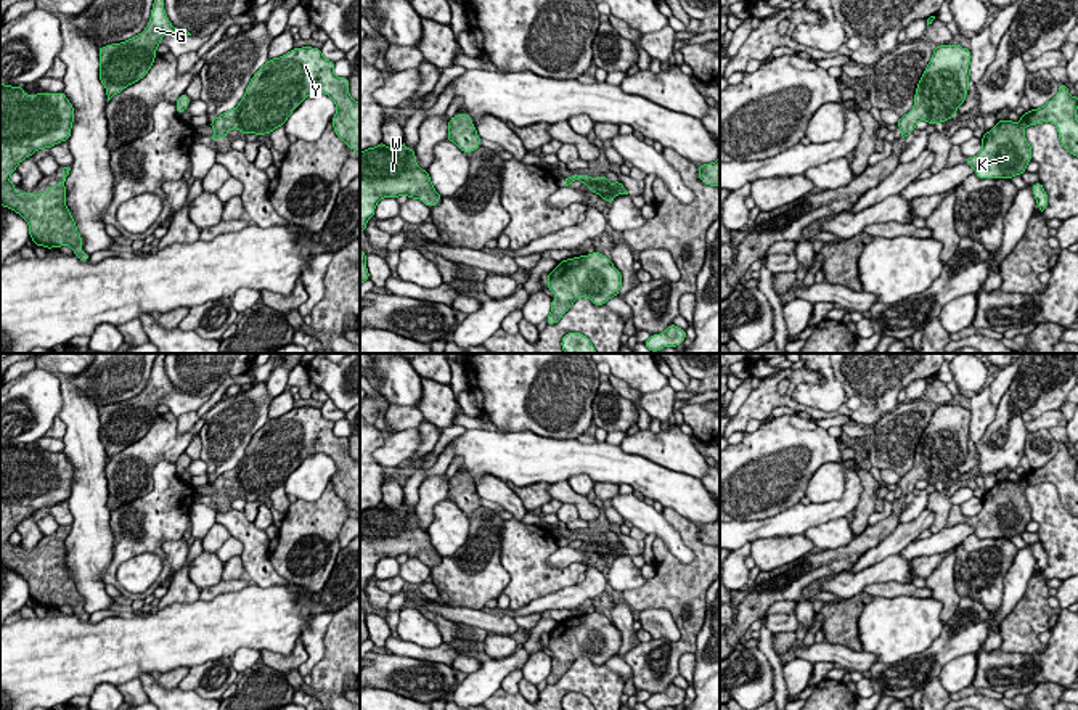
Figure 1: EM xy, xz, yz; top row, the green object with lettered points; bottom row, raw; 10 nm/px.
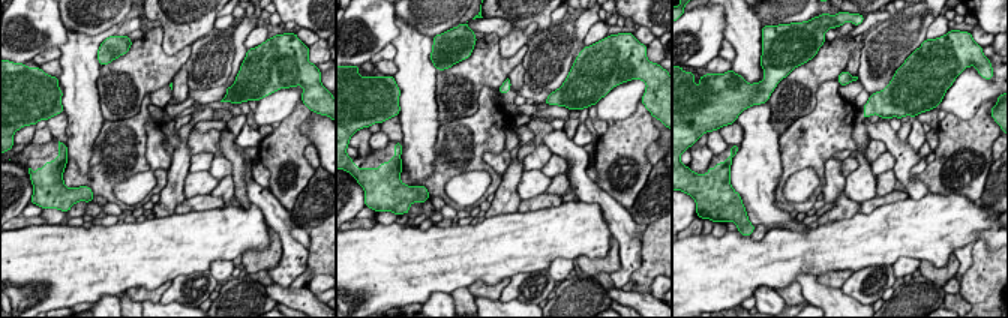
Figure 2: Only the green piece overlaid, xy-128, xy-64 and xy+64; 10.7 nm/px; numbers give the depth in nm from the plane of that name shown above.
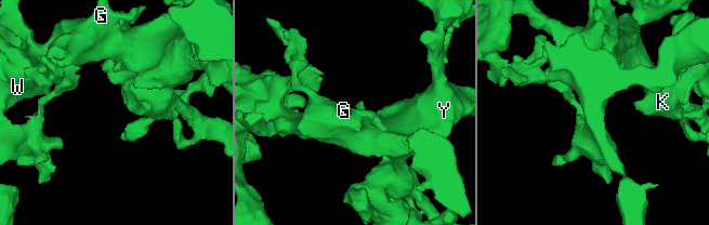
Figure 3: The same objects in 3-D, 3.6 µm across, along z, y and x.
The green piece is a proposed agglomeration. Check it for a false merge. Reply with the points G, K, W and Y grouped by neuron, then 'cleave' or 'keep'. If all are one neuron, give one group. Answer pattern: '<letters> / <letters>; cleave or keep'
G K W Y; keep

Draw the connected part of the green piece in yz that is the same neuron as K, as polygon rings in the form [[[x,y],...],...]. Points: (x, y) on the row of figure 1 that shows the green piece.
[[[1059,84],[1057,95],[1043,108],[1030,109],[1015,124],[999,120],[982,138],[977,156],[967,157],[966,164],[975,170],[978,178],[1007,178],[1022,175],[1031,161],[1031,146],[1023,130],[1030,125],[1051,122],[1057,127],[1062,146],[1078,157],[1078,96],[1068,93],[1067,85]]]

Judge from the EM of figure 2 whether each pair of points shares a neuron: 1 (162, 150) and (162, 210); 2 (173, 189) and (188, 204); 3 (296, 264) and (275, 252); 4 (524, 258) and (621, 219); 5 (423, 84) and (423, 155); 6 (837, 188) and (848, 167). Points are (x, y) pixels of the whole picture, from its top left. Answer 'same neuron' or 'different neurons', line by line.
1: different neurons
2: different neurons
3: different neurons
4: different neurons
5: same neuron
6: different neurons

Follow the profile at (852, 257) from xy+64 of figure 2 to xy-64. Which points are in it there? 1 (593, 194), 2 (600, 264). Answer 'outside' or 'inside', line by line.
1: outside
2: outside

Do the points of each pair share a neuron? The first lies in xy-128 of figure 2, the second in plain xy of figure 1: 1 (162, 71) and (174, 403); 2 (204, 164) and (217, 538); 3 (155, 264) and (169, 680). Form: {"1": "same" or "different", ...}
{"1": "different", "2": "same", "3": "different"}

